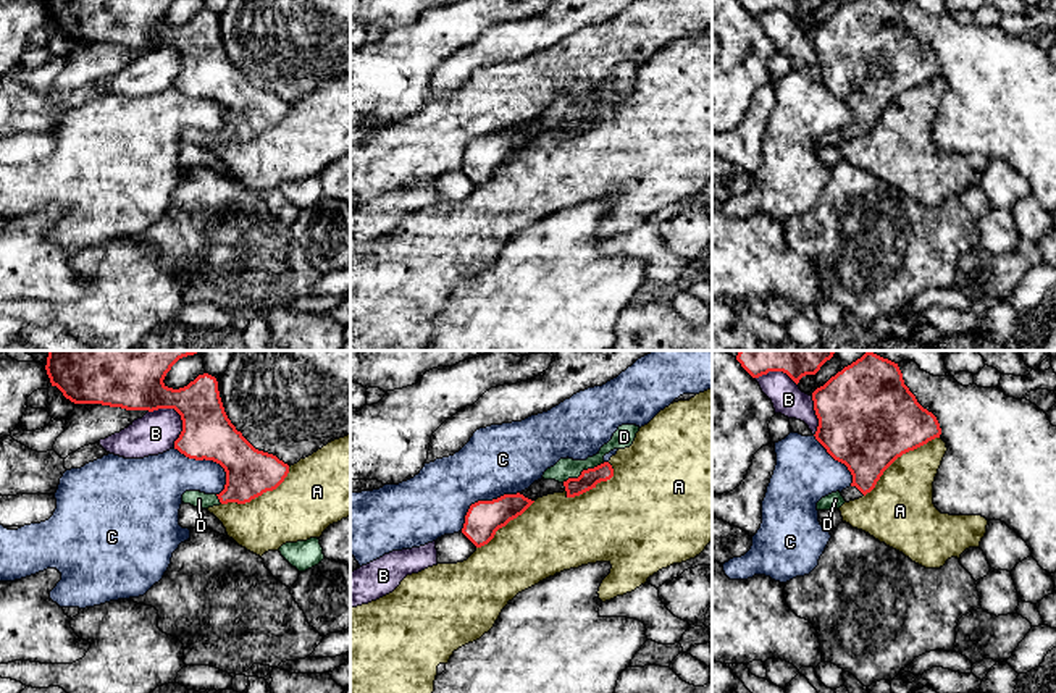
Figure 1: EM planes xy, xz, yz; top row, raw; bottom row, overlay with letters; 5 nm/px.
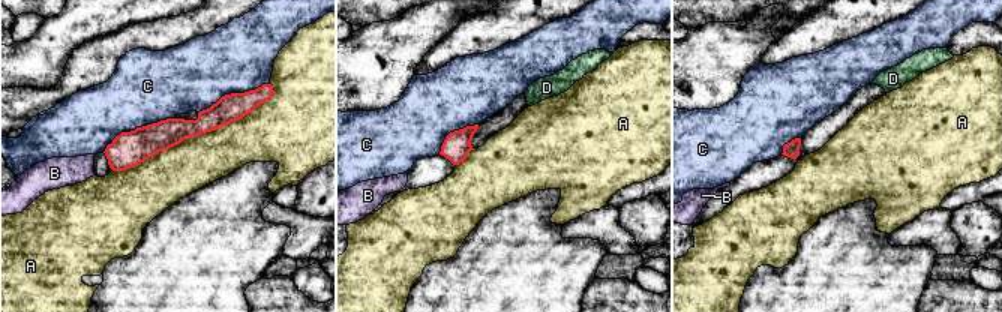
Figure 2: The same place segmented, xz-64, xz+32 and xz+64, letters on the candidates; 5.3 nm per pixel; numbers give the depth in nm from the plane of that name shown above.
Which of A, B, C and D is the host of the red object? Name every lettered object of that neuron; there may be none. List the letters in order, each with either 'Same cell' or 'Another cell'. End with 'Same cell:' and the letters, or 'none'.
A: Another cell
B: Another cell
C: Another cell
D: Same cell
Same cell: D

